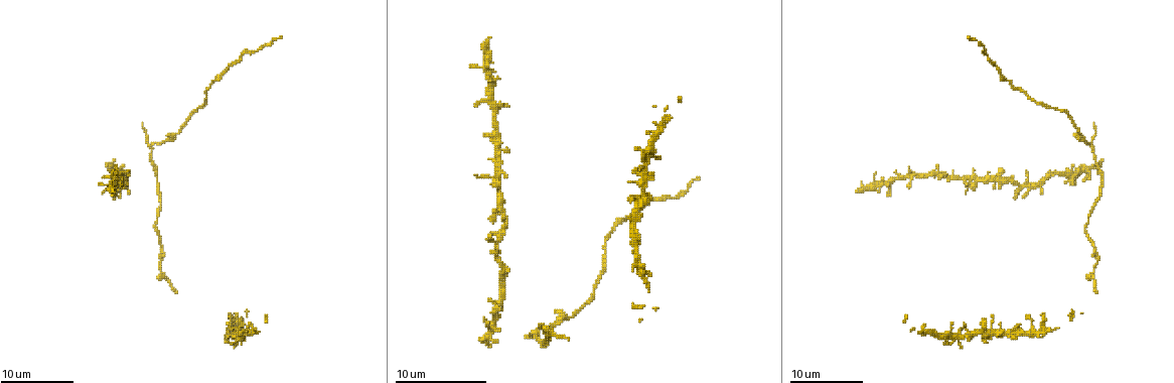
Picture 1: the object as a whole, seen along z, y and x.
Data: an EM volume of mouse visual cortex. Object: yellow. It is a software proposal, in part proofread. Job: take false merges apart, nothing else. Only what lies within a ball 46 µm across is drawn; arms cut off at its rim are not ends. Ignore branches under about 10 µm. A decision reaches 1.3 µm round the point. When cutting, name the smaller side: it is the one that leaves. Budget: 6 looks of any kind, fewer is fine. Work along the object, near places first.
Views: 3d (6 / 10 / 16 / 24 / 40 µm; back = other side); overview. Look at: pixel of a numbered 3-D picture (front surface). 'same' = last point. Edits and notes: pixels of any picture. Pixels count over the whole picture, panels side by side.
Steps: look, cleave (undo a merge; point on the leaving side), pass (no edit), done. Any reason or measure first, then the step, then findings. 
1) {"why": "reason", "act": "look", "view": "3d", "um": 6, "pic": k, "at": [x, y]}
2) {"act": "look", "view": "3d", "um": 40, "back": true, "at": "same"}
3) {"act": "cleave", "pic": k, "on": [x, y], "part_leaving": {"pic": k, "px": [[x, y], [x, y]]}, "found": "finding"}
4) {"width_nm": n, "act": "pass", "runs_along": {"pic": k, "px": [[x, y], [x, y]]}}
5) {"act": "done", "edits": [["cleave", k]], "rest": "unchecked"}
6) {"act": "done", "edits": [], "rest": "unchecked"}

{"why": "thick turns thin", "act": "look", "view": "3d", "um": 10, "pic": 1, "at": [221, 73]}

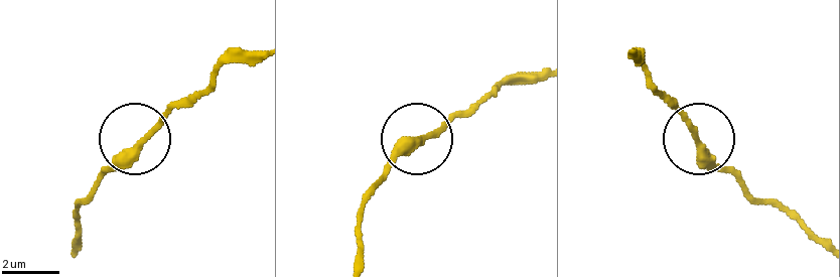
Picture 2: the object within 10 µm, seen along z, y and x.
{"act": "look", "view": "3d", "um": 6, "pic": 2, "at": [697, 141]}

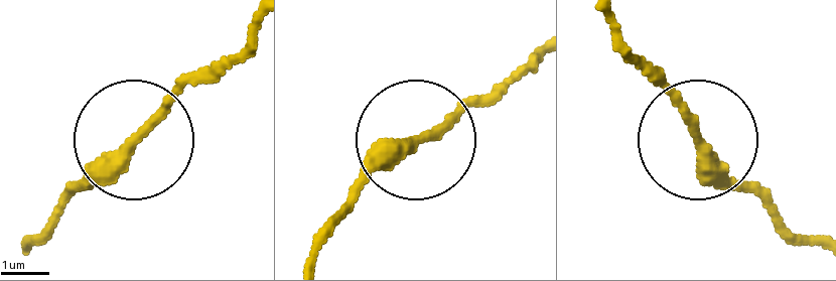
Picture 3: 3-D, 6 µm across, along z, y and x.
{"width_nm": 280, "act": "pass", "runs_along": {"pic": 3, "px": [[28, 250], [64, 197], [204, 69]]}, "found": "continuous, no second cell"}

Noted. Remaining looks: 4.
{"act": "look", "view": "3d", "um": 6, "pic": 1, "at": [1089, 210]}

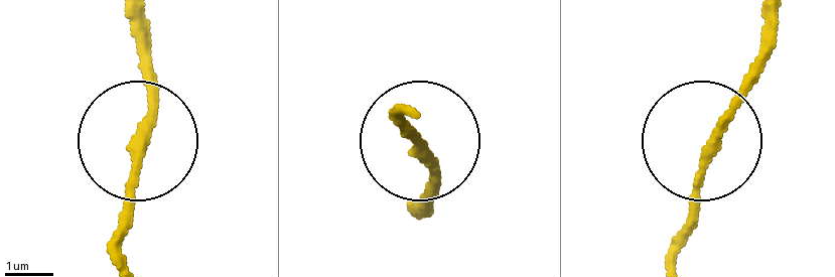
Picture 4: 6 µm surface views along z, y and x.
{"act": "look", "view": "3d", "um": 6, "back": true, "pic": 4, "at": [420, 149]}

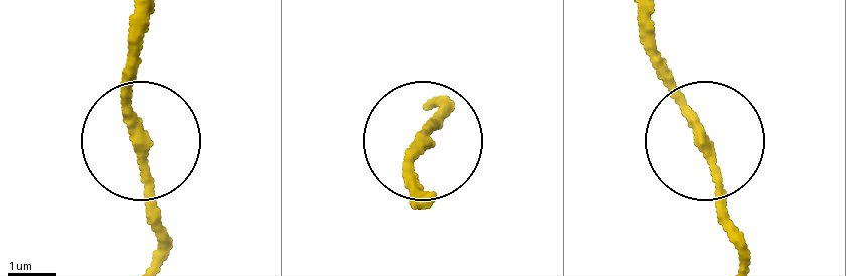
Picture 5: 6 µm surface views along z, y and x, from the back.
{"side_arm_um": 51, "act": "pass", "found": "one cell here"}

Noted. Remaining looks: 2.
{"why": "sudden change in width", "act": "look", "view": "3d", "um": 10, "pic": 1, "at": [1077, 133]}

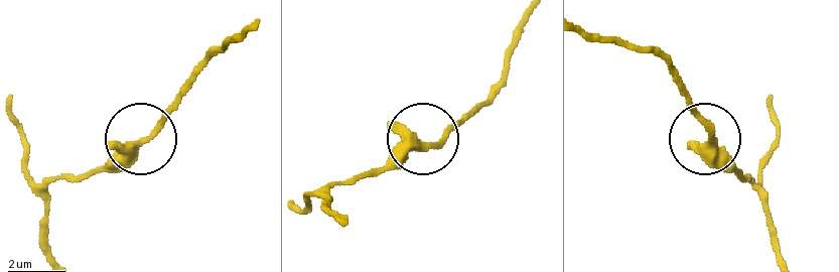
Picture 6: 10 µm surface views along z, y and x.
{"width_nm": 310, "act": "pass", "runs_along": {"pic": 6, "px": [[786, 263], [766, 197], [711, 147], [708, 125], [677, 85]]}, "found": "continuous, no second cell"}

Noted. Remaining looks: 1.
{"act": "done", "edits": [], "rest": "unchecked"}

